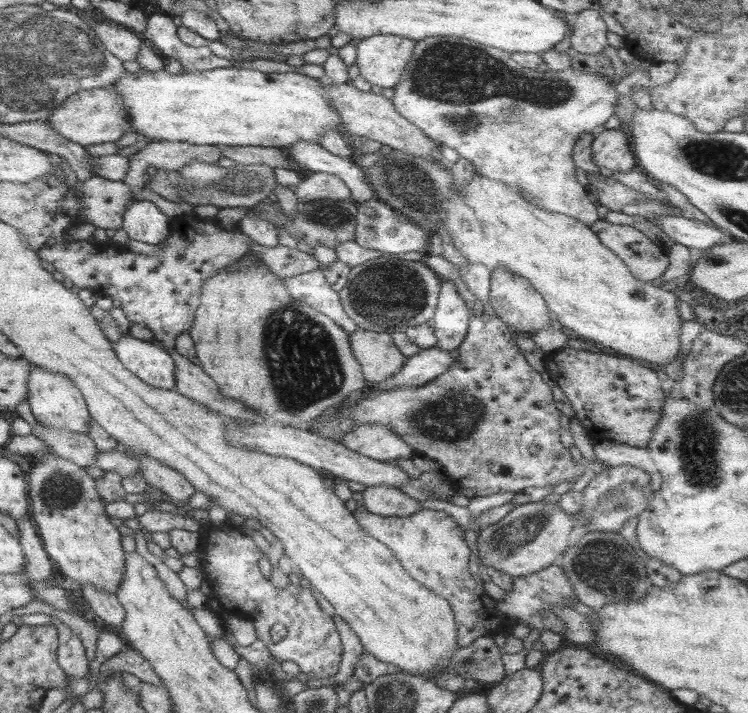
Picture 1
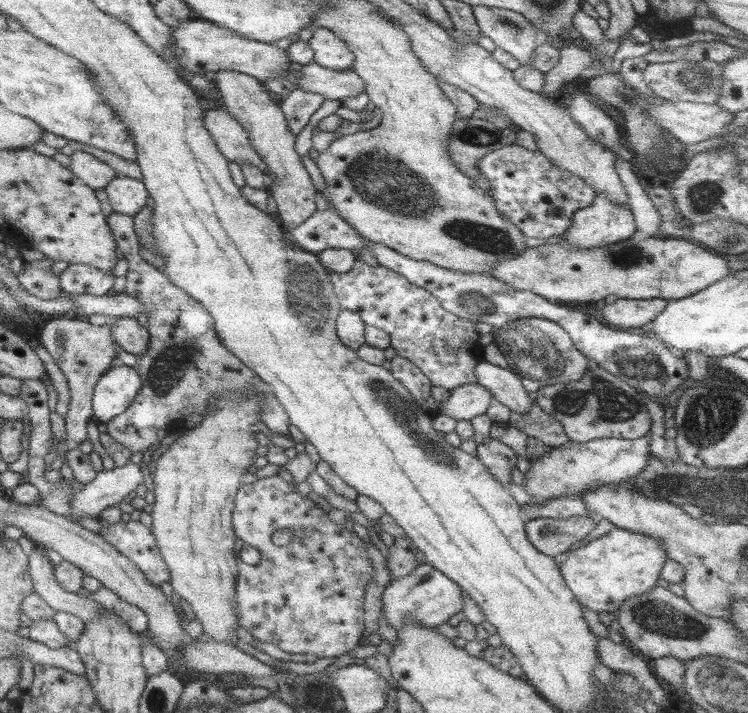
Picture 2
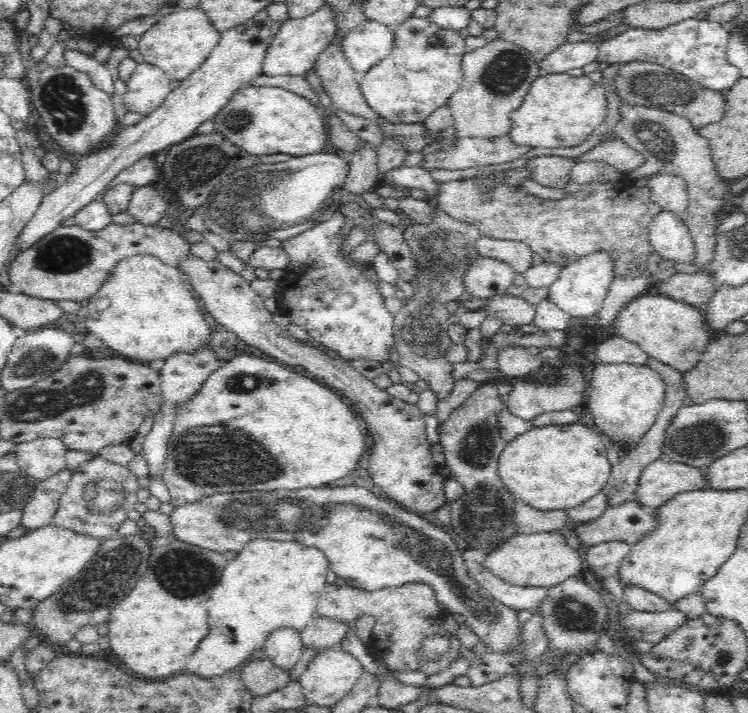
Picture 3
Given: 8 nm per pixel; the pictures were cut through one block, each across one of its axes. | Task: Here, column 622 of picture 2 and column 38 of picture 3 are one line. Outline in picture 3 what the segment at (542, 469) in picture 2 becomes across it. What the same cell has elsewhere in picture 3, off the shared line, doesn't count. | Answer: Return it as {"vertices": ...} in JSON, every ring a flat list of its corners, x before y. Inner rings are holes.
{"vertices":[[38,438,34,441,20,443,16,445,15,450,14,454,17,457,17,464,23,472,36,479,36,482,50,478,50,476,54,476,54,474,67,468,65,454,68,450,65,443,58,438]]}

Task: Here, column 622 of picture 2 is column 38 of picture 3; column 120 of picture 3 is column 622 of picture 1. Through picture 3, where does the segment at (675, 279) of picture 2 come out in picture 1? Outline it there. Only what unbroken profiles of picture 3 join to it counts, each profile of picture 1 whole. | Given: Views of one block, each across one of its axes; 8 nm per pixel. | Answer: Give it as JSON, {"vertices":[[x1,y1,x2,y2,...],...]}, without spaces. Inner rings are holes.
{"vertices":[[598,219,590,226,590,230,596,234,604,246,607,246,621,261,624,261,624,264,638,280,658,283,660,276,668,268,668,249,664,248,664,245,652,242,643,232,636,230,633,226,612,224,607,220]]}

